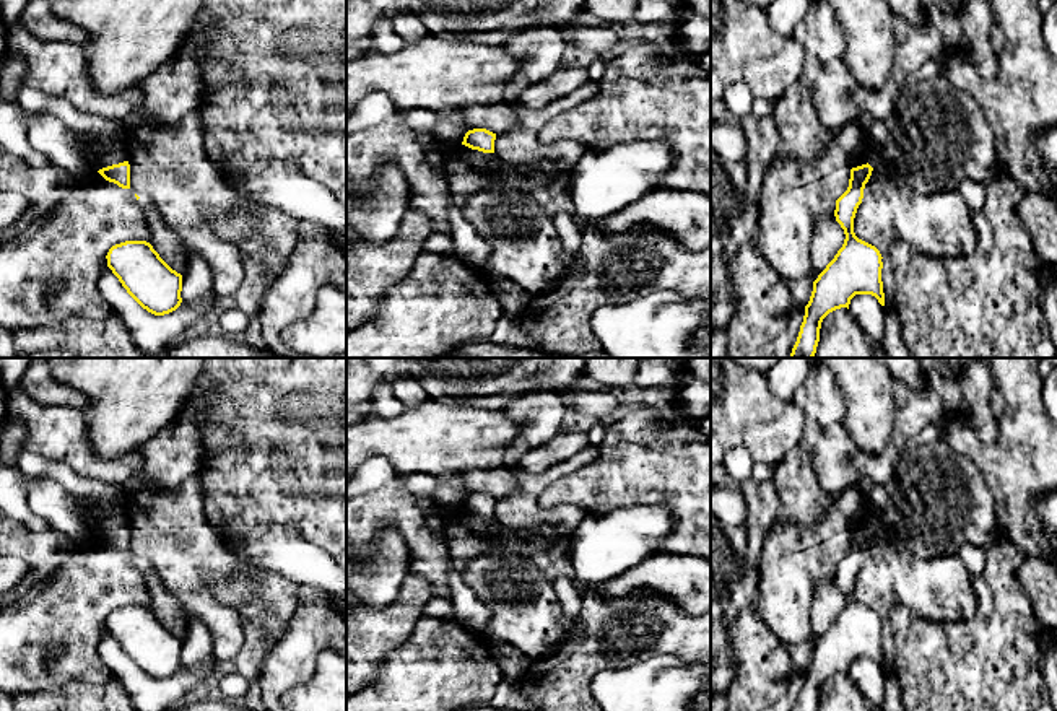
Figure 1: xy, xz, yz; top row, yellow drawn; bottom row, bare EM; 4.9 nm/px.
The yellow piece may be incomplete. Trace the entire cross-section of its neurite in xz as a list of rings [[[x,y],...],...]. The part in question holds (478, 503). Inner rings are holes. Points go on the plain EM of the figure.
[[[473,493],[465,498],[462,509],[483,517],[494,517],[494,504],[496,498],[486,493]]]

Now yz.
[[[867,527],[850,534],[847,555],[836,565],[834,581],[846,604],[834,623],[813,646],[813,656],[805,670],[803,687],[794,711],[818,711],[823,683],[847,672],[855,659],[872,659],[885,670],[880,615],[859,604],[854,582],[863,563],[863,553],[873,532]]]

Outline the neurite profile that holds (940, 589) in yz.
[[[883,526],[873,532],[854,582],[859,604],[875,610],[885,623],[881,646],[885,674],[896,649],[890,610],[906,602],[914,615],[932,622],[971,618],[977,610],[972,576],[958,555],[920,560],[894,530]]]

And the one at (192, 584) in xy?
[[[200,473],[185,480],[172,491],[140,491],[125,506],[130,529],[130,553],[148,563],[164,587],[179,600],[185,615],[205,623],[213,636],[216,664],[231,661],[244,643],[244,625],[237,608],[224,605],[213,595],[216,576],[229,578],[237,571],[224,548],[220,530],[207,521],[205,493]]]

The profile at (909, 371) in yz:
[[[875,358],[883,363],[896,381],[904,382],[912,390],[929,389],[929,376],[922,369],[919,358]]]

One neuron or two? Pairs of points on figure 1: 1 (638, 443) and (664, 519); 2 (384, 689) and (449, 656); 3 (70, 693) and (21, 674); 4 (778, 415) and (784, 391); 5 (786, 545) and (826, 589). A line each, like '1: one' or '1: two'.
1: two
2: one
3: two
4: two
5: two

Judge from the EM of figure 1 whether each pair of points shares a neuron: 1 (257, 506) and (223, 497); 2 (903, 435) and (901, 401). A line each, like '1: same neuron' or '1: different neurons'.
1: same neuron
2: same neuron

